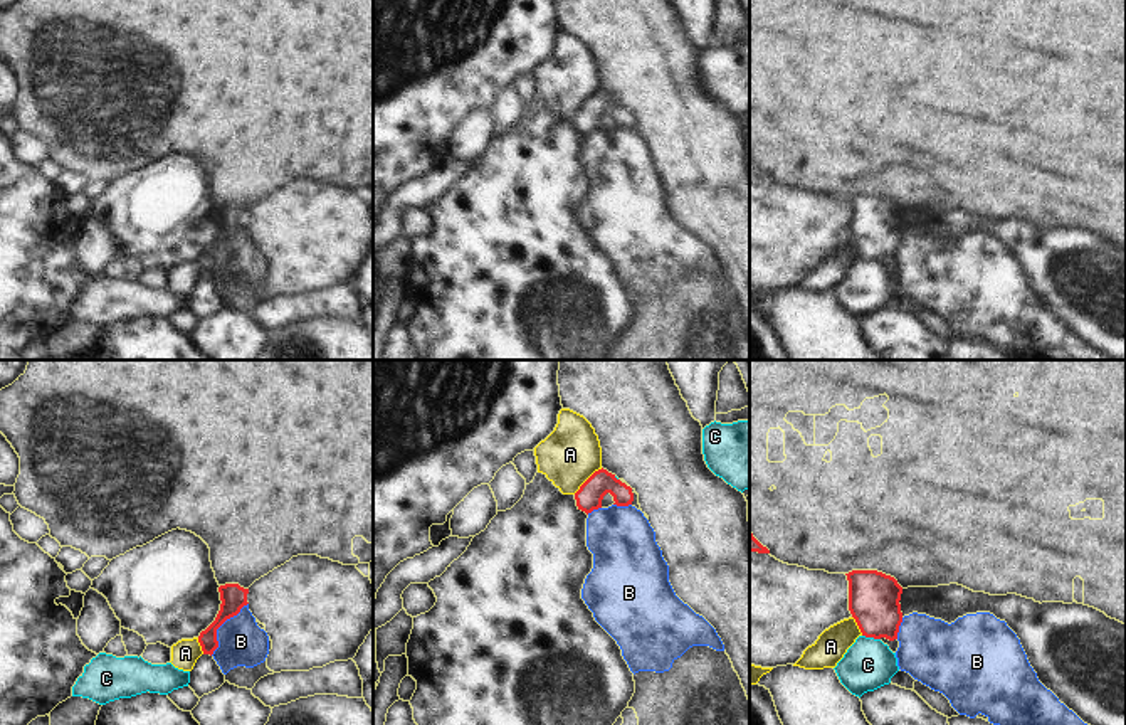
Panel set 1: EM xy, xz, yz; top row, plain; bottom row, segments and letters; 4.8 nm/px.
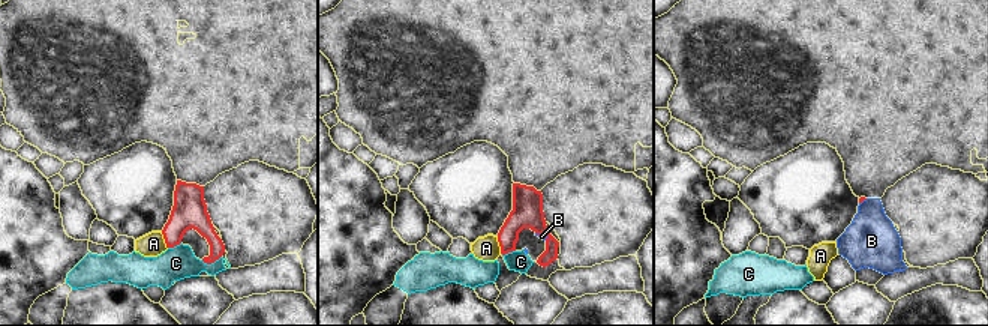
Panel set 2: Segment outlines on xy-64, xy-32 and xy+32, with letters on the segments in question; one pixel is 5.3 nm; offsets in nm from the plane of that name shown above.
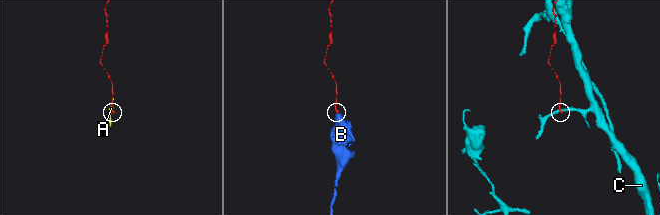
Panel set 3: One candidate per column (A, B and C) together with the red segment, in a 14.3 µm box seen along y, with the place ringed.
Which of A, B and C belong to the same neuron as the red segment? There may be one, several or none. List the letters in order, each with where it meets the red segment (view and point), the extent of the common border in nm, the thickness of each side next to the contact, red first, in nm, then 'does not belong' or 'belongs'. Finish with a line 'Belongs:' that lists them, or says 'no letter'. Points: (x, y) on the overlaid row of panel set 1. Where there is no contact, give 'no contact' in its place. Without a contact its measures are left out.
A: contact xz (587, 480); length 190 nm; calibres 120 and 280 nm; does not belong
B: contact xy (219, 626); length 320 nm; calibres 120 and 220 nm; does not belong
C: contact yz (871, 636); length 90 nm; calibres 240 and 240 nm; does not belong
Belongs: no letter

